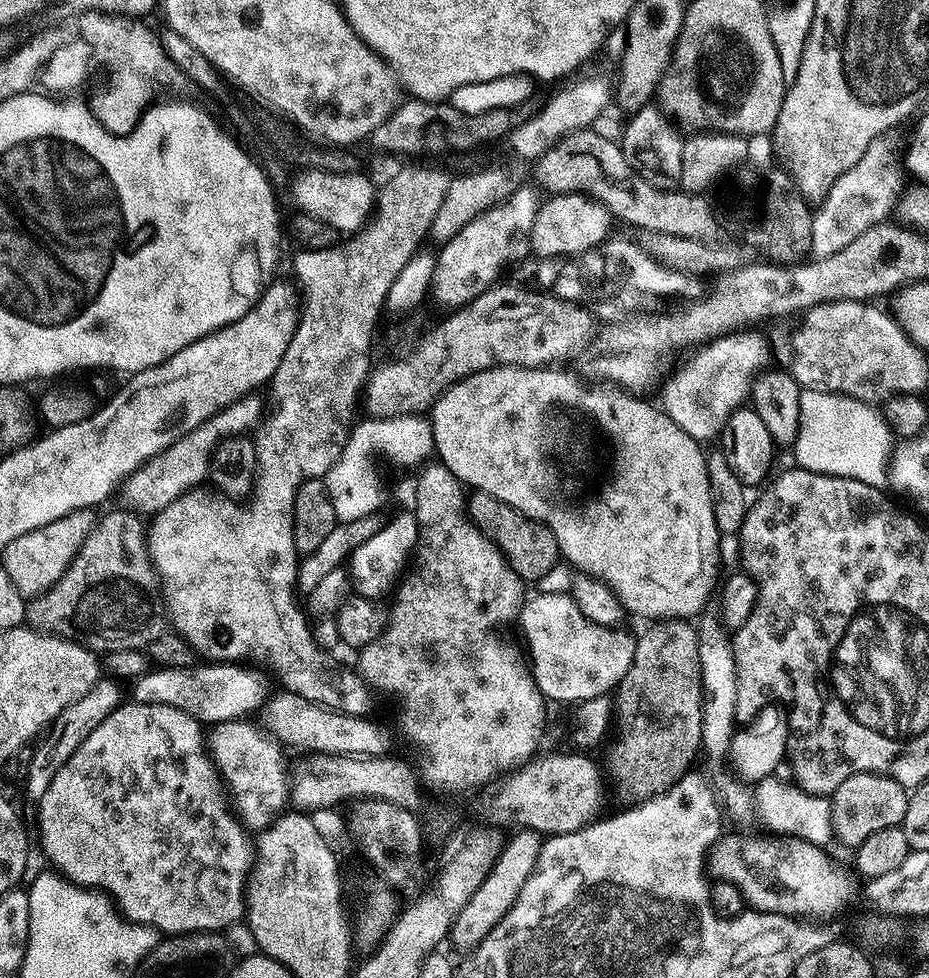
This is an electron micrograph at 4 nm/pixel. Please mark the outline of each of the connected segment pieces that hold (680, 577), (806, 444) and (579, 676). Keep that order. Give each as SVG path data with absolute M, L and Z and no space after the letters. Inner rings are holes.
M545 366L543 368L491 368L490 370L482 370L476 374L470 374L464 380L460 380L456 384L450 385L445 392L439 396L430 409L430 423L432 426L432 447L435 455L438 457L439 463L447 466L449 470L457 478L461 484L467 486L469 489L485 492L490 494L493 500L508 504L515 508L521 517L529 516L532 520L537 520L540 524L545 524L546 527L552 531L552 536L556 539L556 544L560 547L559 555L565 561L570 562L573 569L579 570L581 573L596 576L600 580L605 580L610 587L616 591L616 597L624 605L629 613L632 612L636 616L649 616L649 621L655 622L658 620L667 620L669 618L696 618L705 611L704 603L708 600L708 595L712 592L712 586L716 582L716 567L720 564L720 540L722 541L722 534L718 530L718 526L713 524L714 506L712 505L712 495L710 494L710 478L708 477L708 461L706 459L705 449L693 439L692 436L677 430L677 426L673 420L669 420L667 415L659 407L656 408L652 404L647 404L644 400L631 400L633 398L627 391L617 390L612 388L595 388L592 384L583 384L576 376L571 376L568 372L559 372L561 369L556 366Z
M801 391L800 425L794 443L795 463L811 472L854 478L883 489L890 480L894 432L889 421L884 421L876 411L871 404L838 396L835 392Z
M539 593L534 596L521 608L518 625L524 631L528 656L532 659L530 677L541 694L549 701L570 700L578 704L611 693L629 672L636 649L635 637L618 636L617 629L586 625L571 595Z

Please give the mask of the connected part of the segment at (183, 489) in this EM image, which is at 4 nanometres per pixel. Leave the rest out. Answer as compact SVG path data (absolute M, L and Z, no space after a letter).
M249 394L238 398L233 404L211 416L202 426L178 438L178 442L174 442L169 448L150 458L141 468L132 472L122 485L124 500L128 503L125 505L137 514L145 514L144 512L155 514L170 506L170 502L174 502L182 494L199 489L203 485L200 483L209 479L214 457L221 445L235 441L232 440L235 436L250 431L252 427L255 429L261 423L265 412L266 404L264 408L264 400L260 394Z

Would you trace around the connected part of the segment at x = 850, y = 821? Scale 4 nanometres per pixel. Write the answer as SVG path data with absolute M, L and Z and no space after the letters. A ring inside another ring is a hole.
M855 772L838 790L832 793L832 827L837 841L854 850L870 834L878 830L903 825L910 792L893 776L883 776L880 772Z

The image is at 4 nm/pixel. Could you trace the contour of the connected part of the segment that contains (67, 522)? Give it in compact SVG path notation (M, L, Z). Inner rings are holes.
M79 508L54 522L46 522L46 526L38 526L38 530L30 530L30 534L22 534L22 538L14 538L2 554L2 566L10 574L10 582L18 586L18 594L35 598L50 590L82 550L97 521L93 509Z

